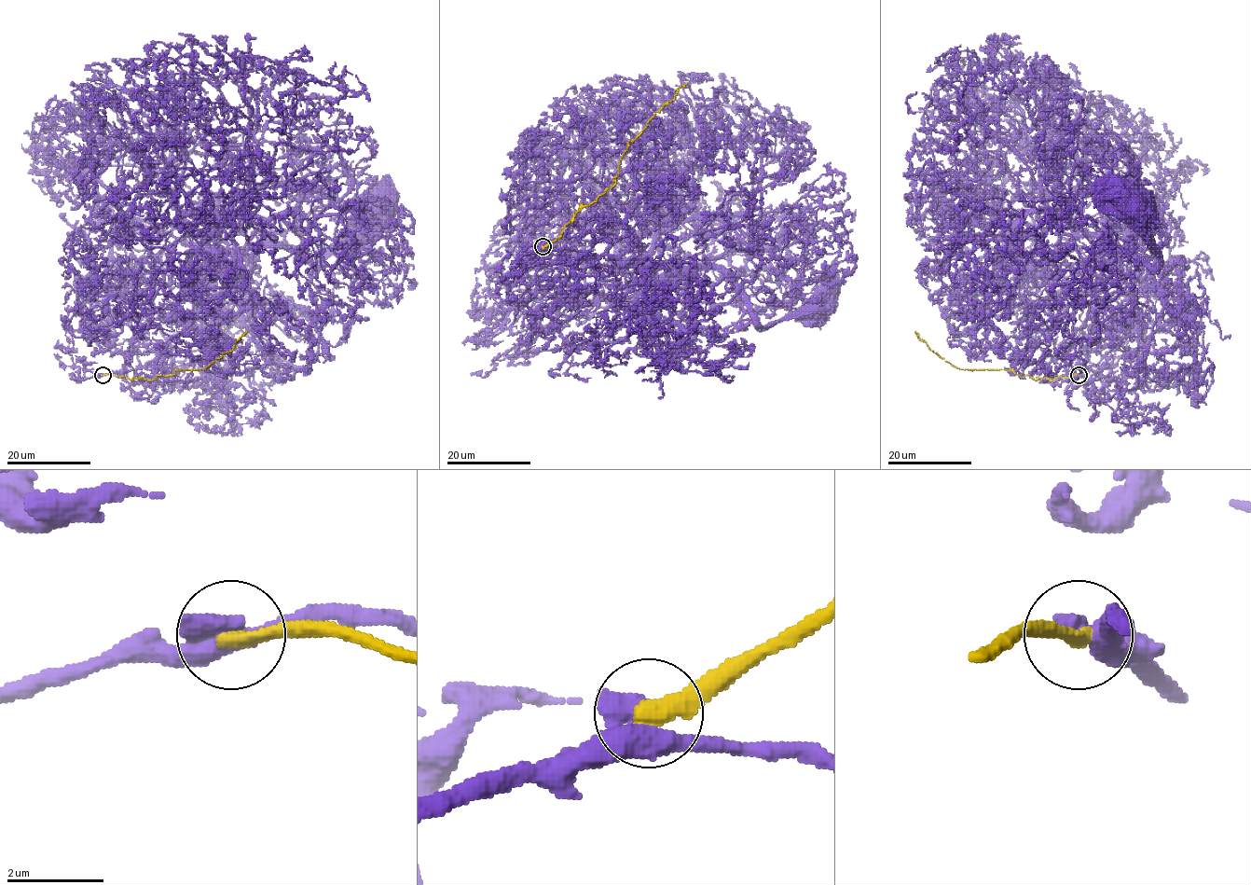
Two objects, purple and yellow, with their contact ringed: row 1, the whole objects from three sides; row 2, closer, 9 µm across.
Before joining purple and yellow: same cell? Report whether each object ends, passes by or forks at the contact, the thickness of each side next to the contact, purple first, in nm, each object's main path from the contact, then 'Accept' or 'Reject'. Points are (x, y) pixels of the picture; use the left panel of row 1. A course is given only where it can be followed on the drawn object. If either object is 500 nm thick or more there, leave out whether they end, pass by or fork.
Thickness 550 nm (purple) against 400 nm. Course of purple: (102, 374), (142, 369), (181, 332), (198, 311), (198, 286), (221, 256), (288, 246), (317, 267), (384, 211). Course of yellow: (102, 374), (152, 380), (158, 375), (171, 375), (177, 369), (203, 369), (215, 359), (231, 352), (246, 331). Reject

